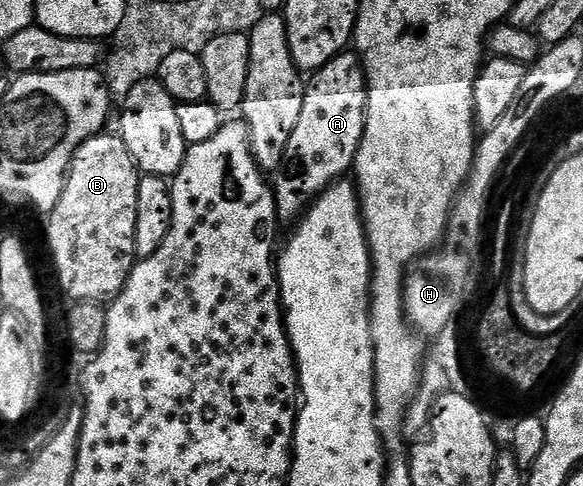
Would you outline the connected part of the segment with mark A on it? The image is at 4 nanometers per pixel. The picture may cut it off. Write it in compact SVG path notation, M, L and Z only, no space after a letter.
M353 51L340 53L308 78L303 112L295 131L291 131L281 167L271 181L277 216L282 222L293 223L304 217L305 210L326 193L334 181L352 170L365 130L368 94L361 59Z

